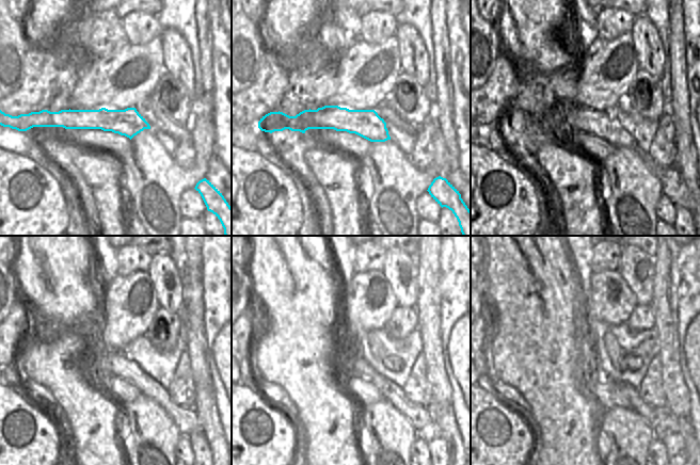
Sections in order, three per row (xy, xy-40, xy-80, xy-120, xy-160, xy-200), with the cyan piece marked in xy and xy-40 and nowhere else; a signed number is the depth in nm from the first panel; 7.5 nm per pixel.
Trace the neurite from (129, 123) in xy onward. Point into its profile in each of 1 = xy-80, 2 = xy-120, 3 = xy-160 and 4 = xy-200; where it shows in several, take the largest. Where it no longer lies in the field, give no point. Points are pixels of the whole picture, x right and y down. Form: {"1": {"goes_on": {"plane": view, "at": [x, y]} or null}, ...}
{"1": {"goes_on": {"plane": "xy-80", "at": [604, 125]}}, "2": {"goes_on": {"plane": "xy-120", "at": [115, 363]}}, "3": {"goes_on": {"plane": "xy-160", "at": [348, 362]}}, "4": {"goes_on": {"plane": "xy-200", "at": [652, 414]}}}

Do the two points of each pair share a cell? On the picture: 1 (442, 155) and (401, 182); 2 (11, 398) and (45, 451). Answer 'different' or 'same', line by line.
1: same
2: same

